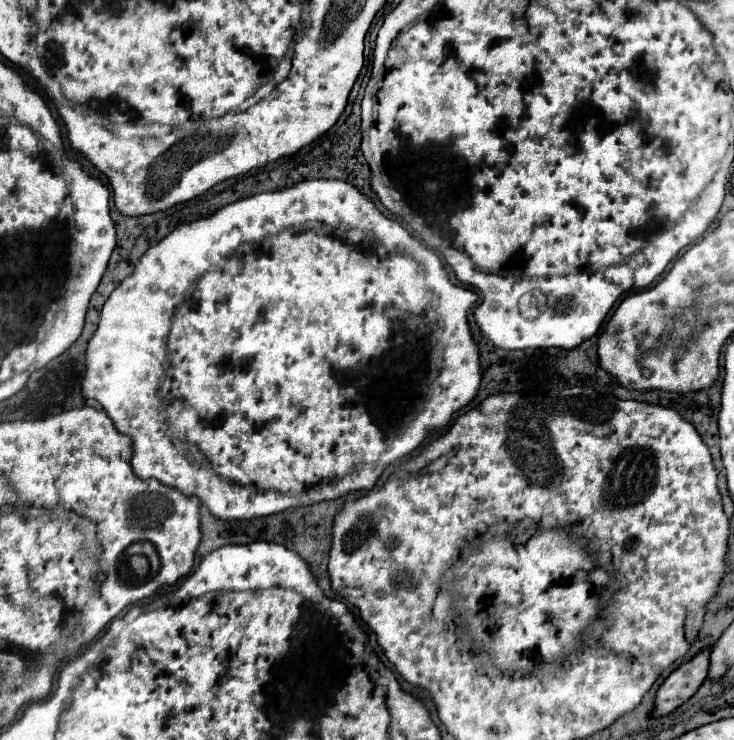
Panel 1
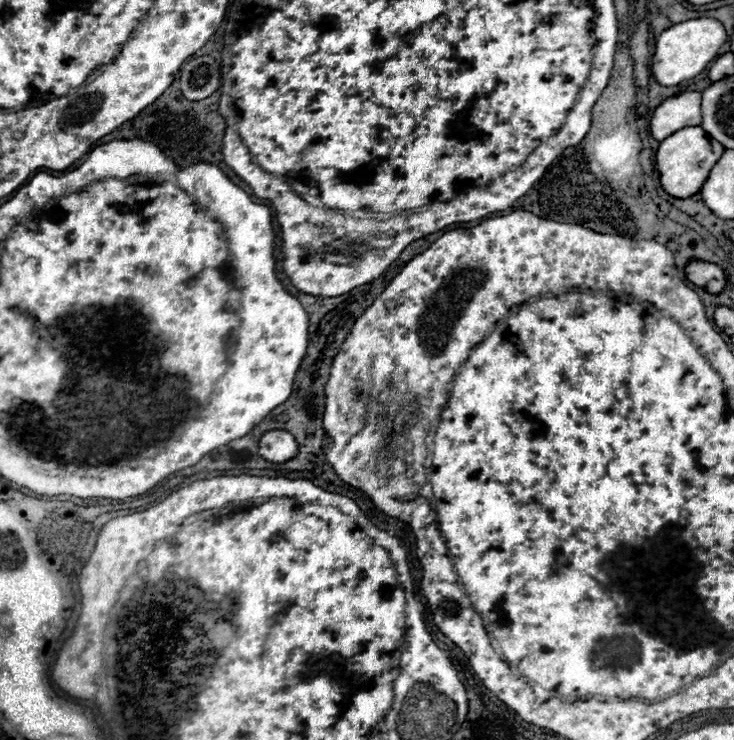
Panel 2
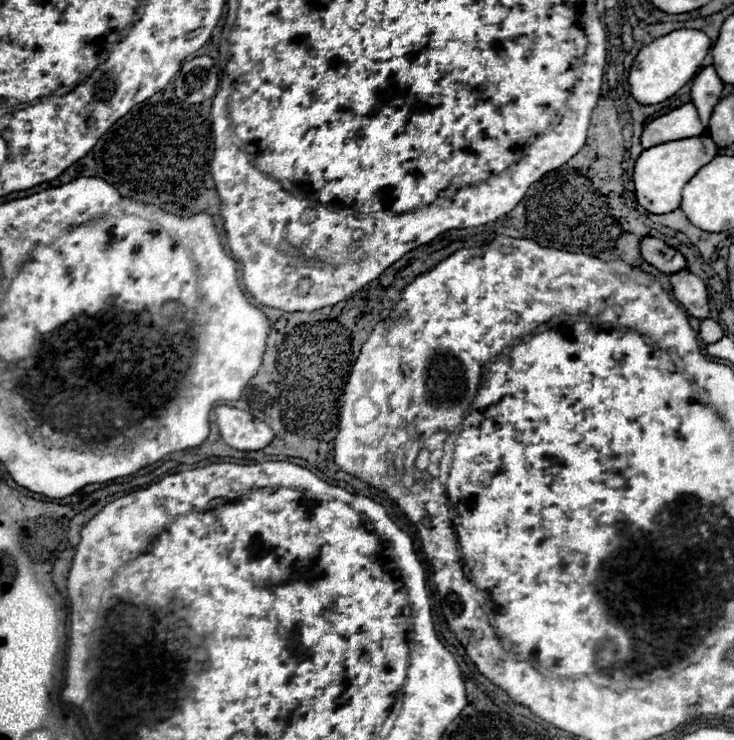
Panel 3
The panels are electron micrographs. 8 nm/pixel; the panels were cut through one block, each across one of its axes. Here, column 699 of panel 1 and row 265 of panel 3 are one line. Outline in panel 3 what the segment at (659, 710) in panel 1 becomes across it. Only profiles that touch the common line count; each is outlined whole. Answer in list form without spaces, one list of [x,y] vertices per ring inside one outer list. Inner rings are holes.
[[[644,238],[640,246],[640,254],[644,256],[646,262],[650,262],[652,266],[656,266],[660,272],[666,272],[666,274],[682,272],[688,268],[686,258],[658,238]]]

